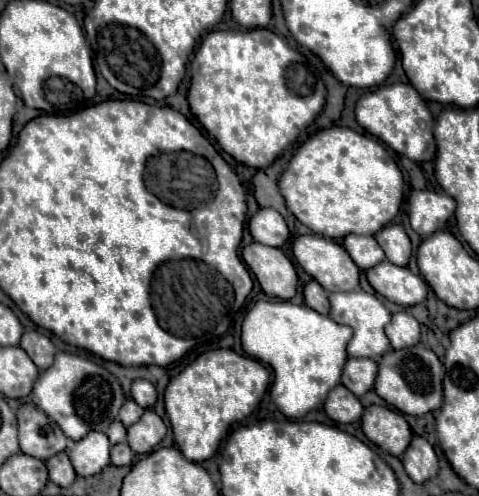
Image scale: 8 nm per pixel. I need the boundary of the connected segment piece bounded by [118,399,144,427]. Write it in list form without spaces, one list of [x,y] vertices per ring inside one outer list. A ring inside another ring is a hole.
[[[128,399],[124,405],[122,405],[122,411],[120,411],[120,421],[130,427],[132,423],[136,423],[140,419],[140,415],[144,413],[142,407],[138,407],[138,403],[134,403],[134,399]]]

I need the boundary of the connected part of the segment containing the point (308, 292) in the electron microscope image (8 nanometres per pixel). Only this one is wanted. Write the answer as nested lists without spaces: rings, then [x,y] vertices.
[[[310,281],[304,287],[304,303],[308,307],[312,307],[314,311],[318,311],[320,315],[328,315],[330,313],[330,301],[328,301],[328,293],[324,291],[324,287],[318,281]]]

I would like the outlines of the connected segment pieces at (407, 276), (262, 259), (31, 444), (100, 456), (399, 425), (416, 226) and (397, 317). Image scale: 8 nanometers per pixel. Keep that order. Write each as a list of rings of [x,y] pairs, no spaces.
[[[382,261],[366,271],[372,289],[392,303],[410,307],[426,299],[428,285],[422,277],[414,275],[408,267],[398,267],[390,261]]]
[[[250,243],[242,249],[244,263],[256,275],[262,291],[278,299],[292,299],[298,287],[298,275],[292,261],[278,247]]]
[[[22,403],[16,411],[16,419],[22,453],[46,461],[50,455],[62,453],[68,447],[64,431],[40,407]]]
[[[90,431],[86,439],[70,445],[68,455],[78,475],[96,475],[110,463],[110,441],[102,431]]]
[[[370,405],[364,411],[362,431],[382,451],[392,453],[396,457],[400,457],[406,451],[412,439],[412,431],[406,419],[386,405]]]
[[[412,191],[408,199],[410,225],[420,237],[428,237],[434,231],[446,227],[446,221],[456,209],[456,203],[446,193],[436,191]]]
[[[400,311],[392,315],[392,321],[386,327],[386,337],[390,339],[392,349],[402,349],[402,347],[412,347],[420,341],[420,325],[418,321]]]

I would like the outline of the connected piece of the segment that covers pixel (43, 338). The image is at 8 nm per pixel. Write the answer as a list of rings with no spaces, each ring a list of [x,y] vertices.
[[[24,331],[20,339],[20,347],[30,355],[30,359],[38,365],[38,369],[50,367],[56,353],[56,347],[50,341],[50,337],[40,331]]]

